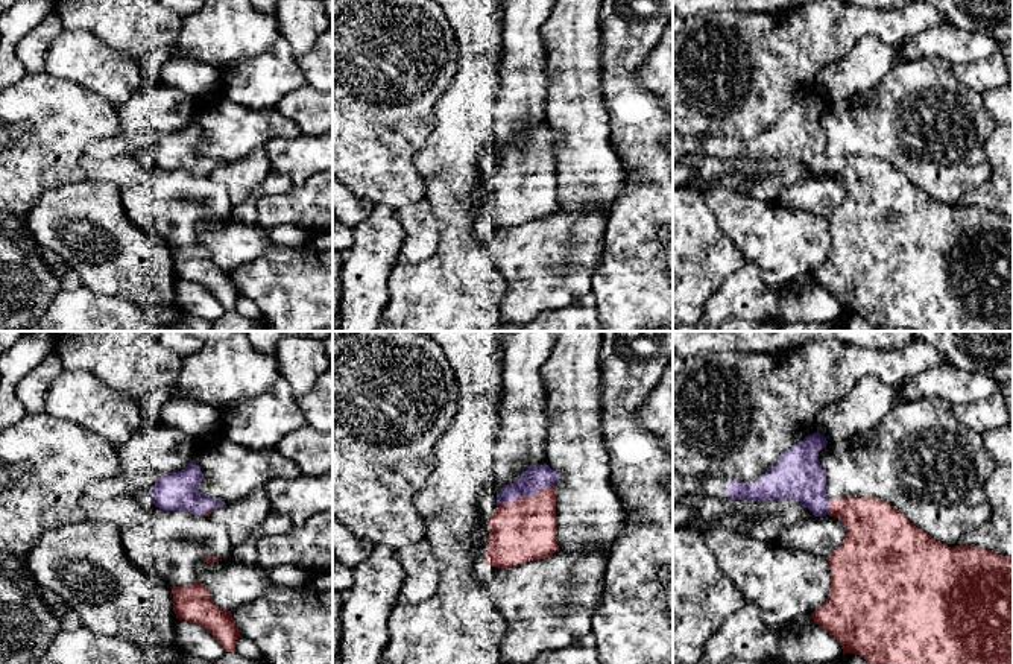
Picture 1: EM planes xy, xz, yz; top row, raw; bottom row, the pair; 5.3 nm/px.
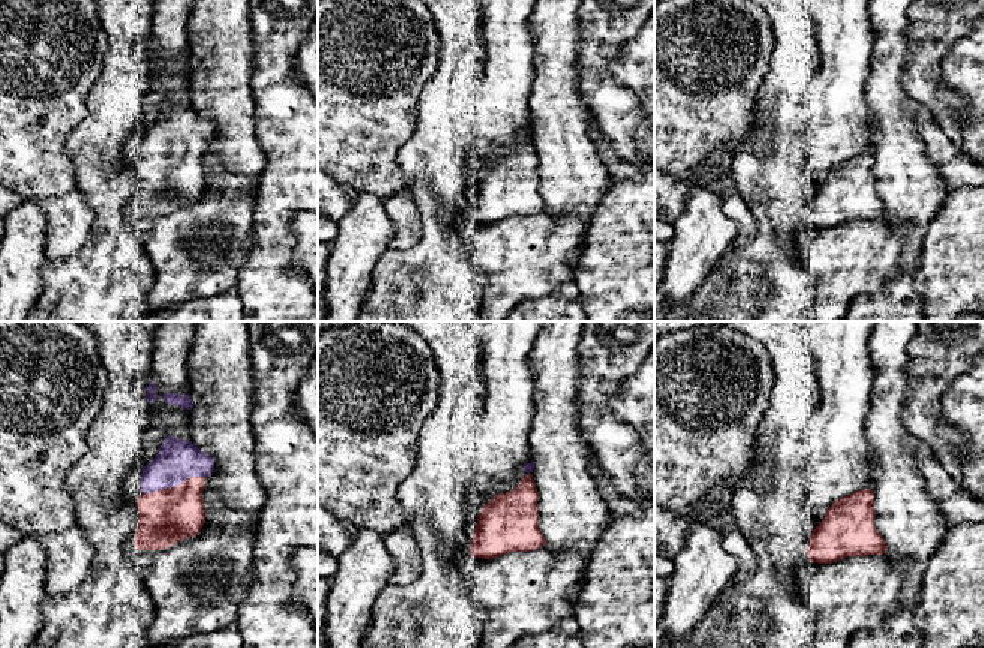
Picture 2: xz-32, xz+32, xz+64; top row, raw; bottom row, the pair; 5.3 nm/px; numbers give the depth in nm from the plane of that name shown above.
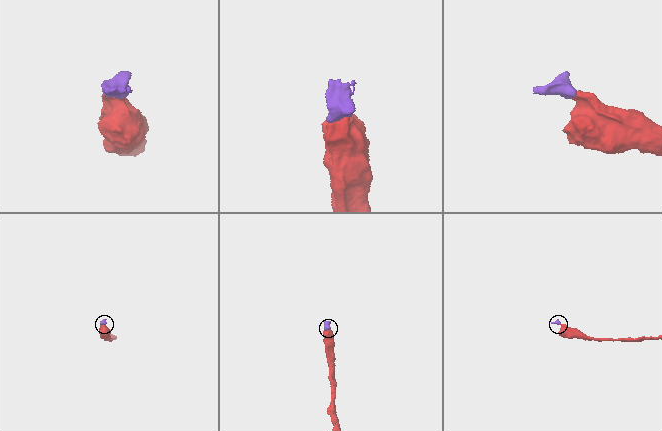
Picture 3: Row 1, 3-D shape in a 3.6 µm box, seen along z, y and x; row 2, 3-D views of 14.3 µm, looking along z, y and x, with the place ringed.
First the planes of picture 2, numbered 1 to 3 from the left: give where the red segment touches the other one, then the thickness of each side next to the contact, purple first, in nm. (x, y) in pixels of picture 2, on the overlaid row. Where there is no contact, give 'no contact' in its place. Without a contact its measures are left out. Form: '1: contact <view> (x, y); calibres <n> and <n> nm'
1: contact xz-32 (174, 486); calibres 220 and 300 nm
2: no contact
3: no contact

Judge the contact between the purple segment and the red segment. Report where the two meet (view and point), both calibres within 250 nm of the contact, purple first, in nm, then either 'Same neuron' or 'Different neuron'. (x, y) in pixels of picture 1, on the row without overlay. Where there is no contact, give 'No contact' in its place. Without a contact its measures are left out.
Touches purple at xz (524, 155). Thickness 140 nm (purple) against 340 nm. Same neuron

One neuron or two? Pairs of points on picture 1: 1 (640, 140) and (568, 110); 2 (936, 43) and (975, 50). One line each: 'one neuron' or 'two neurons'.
1: two neurons
2: one neuron

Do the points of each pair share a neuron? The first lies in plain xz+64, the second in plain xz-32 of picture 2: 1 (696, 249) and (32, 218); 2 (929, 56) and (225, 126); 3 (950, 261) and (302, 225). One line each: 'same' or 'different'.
1: same
2: different
3: different

